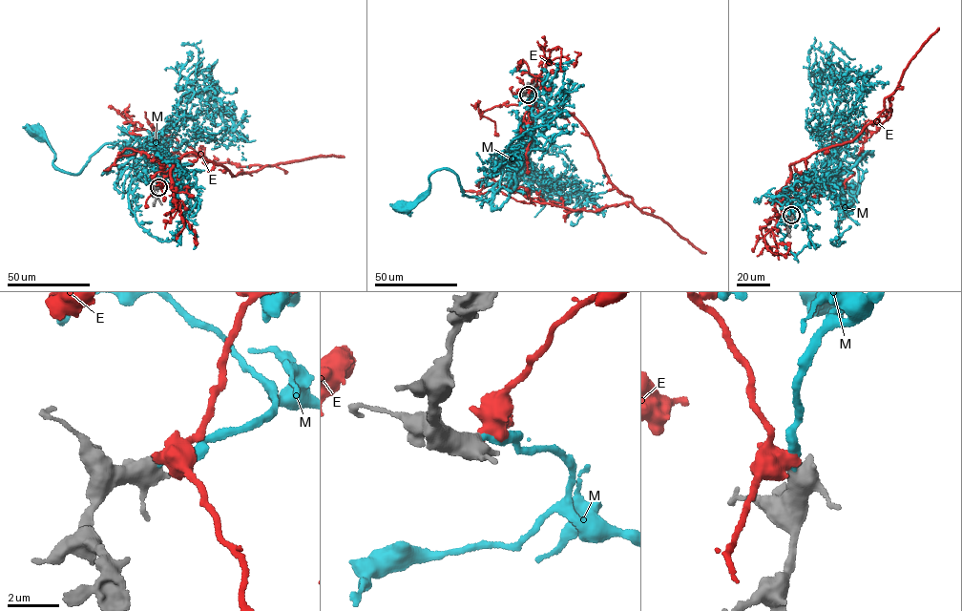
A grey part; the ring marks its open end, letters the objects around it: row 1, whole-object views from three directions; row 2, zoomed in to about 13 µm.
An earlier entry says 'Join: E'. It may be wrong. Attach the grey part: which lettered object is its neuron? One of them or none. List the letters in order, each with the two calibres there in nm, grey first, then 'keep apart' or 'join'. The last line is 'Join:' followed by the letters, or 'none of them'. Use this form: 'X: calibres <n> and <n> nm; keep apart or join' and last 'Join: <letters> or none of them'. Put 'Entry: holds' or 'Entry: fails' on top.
Entry: fails
E: calibres 650 and 550 nm; keep apart
M: calibres 650 and 320 nm; join
Join: M

